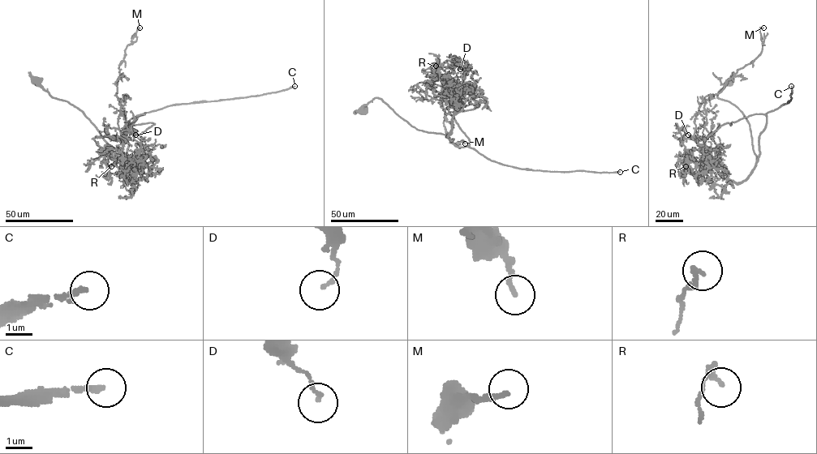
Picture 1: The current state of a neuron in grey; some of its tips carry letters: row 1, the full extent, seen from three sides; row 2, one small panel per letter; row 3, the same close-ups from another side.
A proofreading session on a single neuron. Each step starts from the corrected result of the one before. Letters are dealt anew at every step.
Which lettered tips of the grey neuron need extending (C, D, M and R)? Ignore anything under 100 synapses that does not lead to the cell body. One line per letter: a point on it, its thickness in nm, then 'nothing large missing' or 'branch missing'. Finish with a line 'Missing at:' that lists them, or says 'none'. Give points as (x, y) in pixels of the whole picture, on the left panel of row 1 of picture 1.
C: at (294, 86); 200 nm thick; branch missing
D: at (135, 134); 130 nm thick; nothing large missing
M: at (139, 27); 180 nm thick; nothing large missing
R: at (111, 166); 170 nm thick; nothing large missing
Missing at: C

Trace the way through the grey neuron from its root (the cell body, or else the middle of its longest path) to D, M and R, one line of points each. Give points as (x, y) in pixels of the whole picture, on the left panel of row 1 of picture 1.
D: (37, 80), (52, 96), (80, 110), (120, 153), (127, 182), (140, 163), (140, 144), (126, 130), (135, 134)
M: (37, 80), (120, 153), (127, 182), (156, 162), (116, 96), (139, 27)
R: (37, 80), (83, 113), (131, 177), (133, 162), (117, 149), (101, 152), (106, 175), (111, 166)

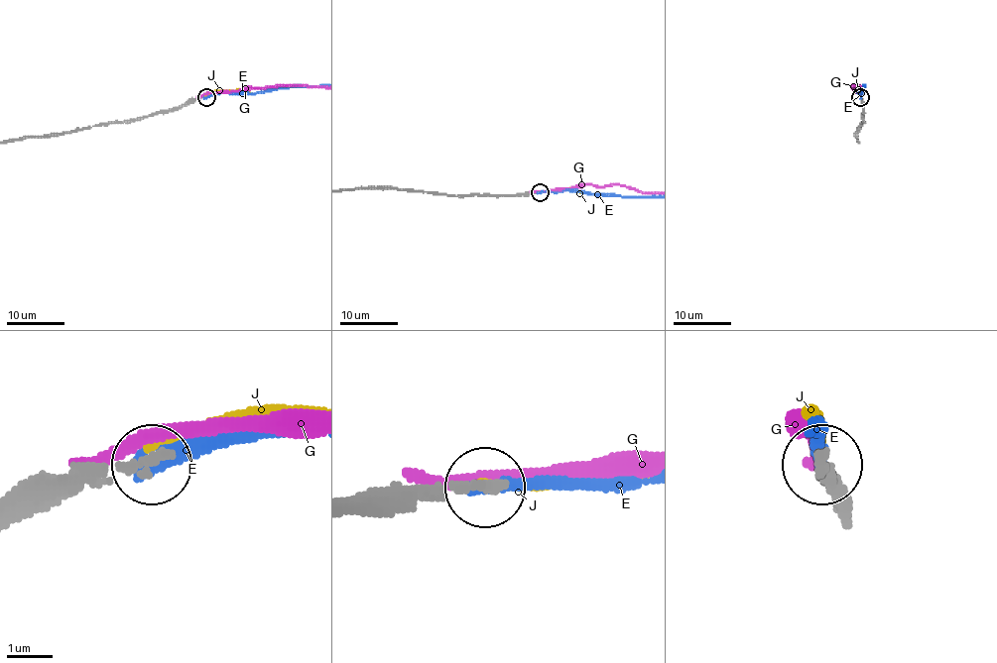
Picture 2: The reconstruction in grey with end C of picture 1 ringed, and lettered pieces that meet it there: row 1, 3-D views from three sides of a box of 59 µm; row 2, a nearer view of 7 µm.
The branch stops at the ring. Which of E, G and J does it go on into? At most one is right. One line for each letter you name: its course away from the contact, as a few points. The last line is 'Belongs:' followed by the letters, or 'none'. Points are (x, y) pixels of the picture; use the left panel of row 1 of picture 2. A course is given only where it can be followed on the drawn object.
E: via (206, 97), (220, 93), (251, 93), (290, 87)
Belongs: E

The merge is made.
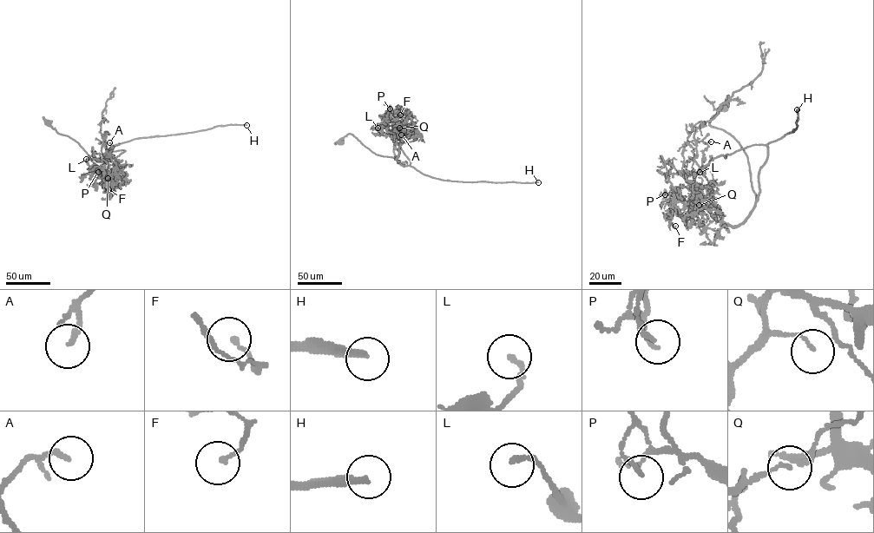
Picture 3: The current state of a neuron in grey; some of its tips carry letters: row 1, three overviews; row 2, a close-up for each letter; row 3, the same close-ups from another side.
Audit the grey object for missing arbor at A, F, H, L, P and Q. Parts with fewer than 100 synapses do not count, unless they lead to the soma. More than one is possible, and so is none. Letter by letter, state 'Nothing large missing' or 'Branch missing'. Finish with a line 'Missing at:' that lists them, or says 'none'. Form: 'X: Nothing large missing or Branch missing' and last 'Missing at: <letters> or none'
A: Nothing large missing
F: Nothing large missing
H: Branch missing
L: Nothing large missing
P: Nothing large missing
Q: Nothing large missing
Missing at: H

